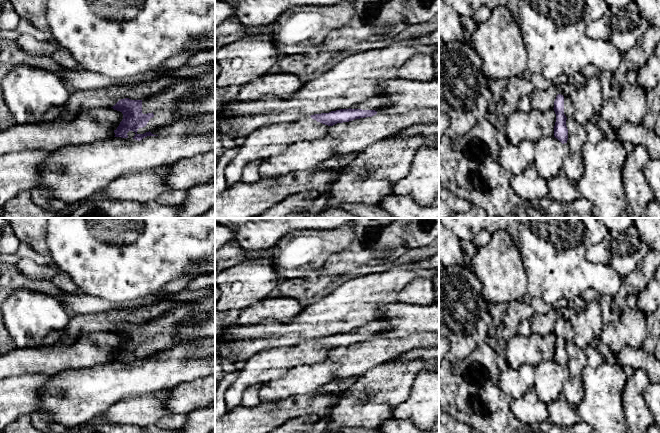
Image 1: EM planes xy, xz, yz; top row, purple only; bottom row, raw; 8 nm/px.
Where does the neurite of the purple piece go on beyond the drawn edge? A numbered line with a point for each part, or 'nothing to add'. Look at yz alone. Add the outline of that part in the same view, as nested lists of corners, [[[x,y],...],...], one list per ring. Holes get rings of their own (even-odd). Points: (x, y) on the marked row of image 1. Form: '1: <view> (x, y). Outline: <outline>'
1: yz (568, 102). Outline: [[[564,96],[564,114],[566,118],[574,118],[573,99],[568,96]]]

